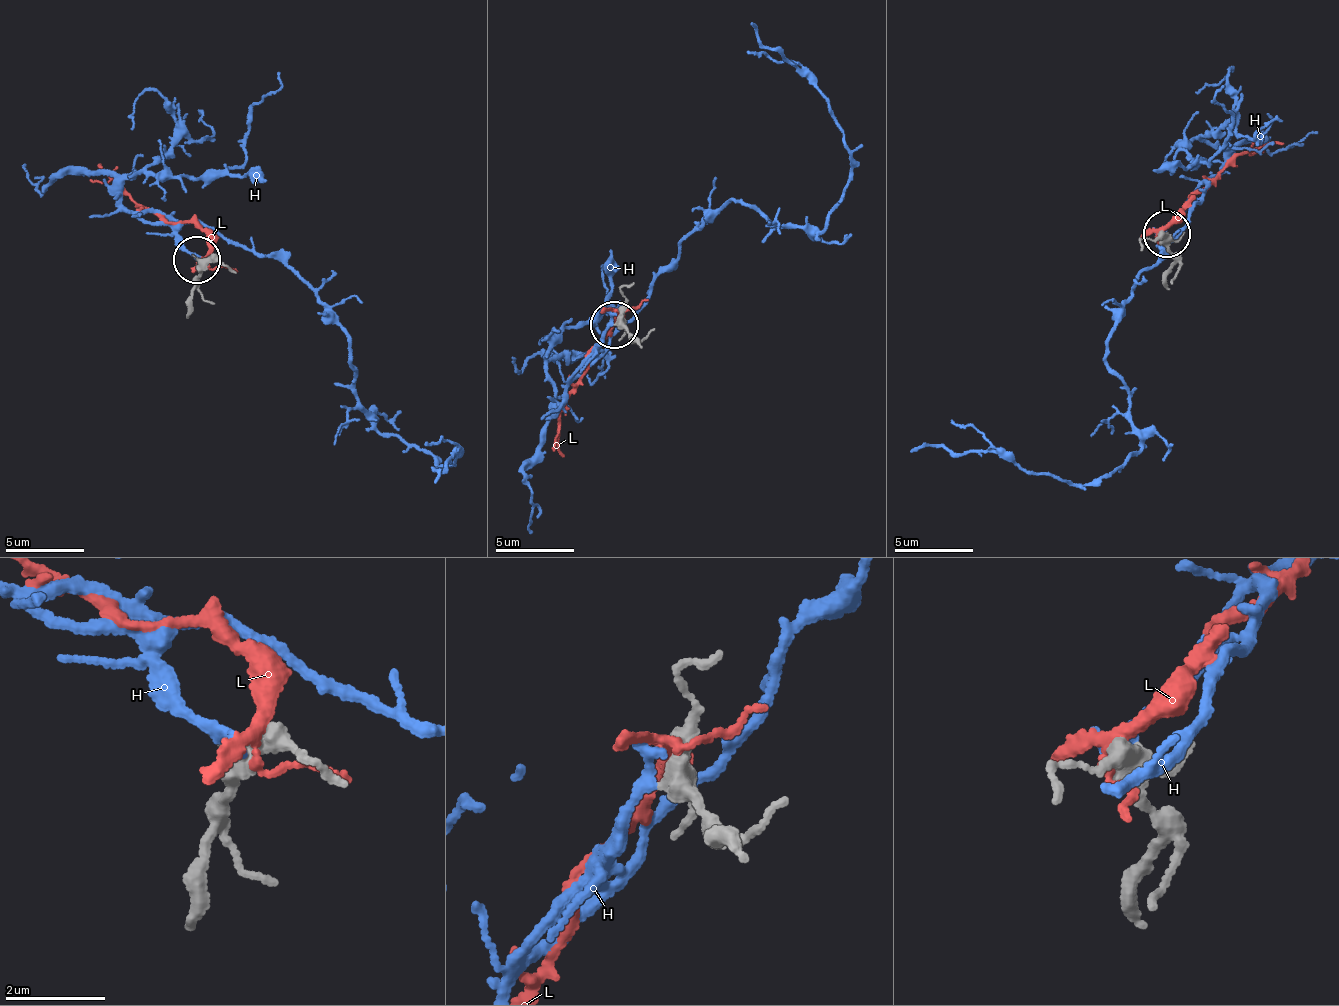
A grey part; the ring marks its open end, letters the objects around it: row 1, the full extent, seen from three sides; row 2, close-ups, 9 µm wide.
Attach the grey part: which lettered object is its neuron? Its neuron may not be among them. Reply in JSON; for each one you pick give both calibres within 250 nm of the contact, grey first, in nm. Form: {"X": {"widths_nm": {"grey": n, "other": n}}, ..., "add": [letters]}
{"H": {"widths_nm": {"grey": 360, "other": 260}}, "add": ["H"]}

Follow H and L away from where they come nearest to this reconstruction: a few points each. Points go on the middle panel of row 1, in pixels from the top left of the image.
H: (613, 322), (604, 348), (680, 244), (731, 198), (816, 233), (848, 183), (849, 144), (828, 96), (750, 22)
L: (617, 312), (613, 329), (589, 353), (589, 372), (567, 397), (561, 413), (559, 450), (565, 456)

